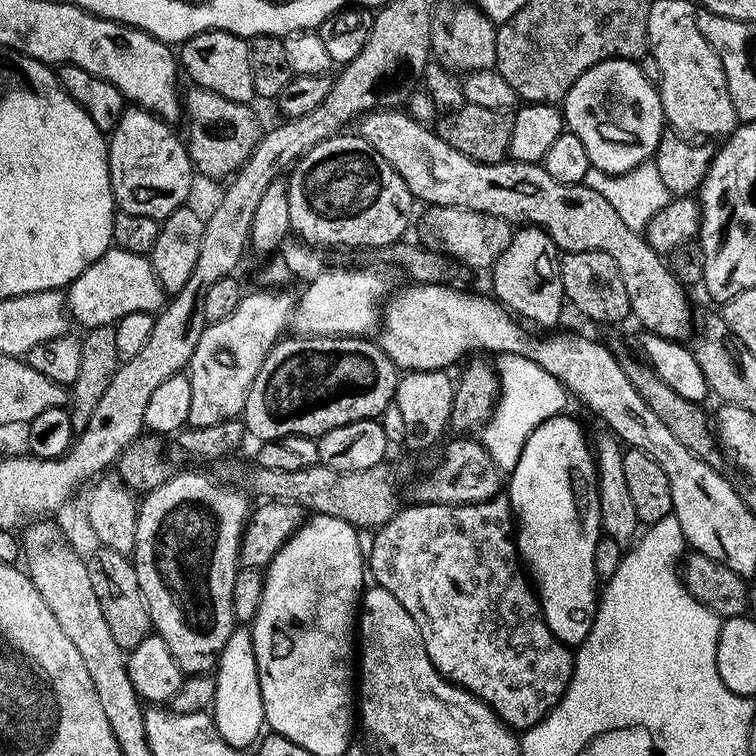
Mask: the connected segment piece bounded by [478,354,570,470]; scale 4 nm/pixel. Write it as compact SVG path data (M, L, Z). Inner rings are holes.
M497 355L494 360L494 367L498 377L498 399L488 423L479 429L478 439L490 454L492 461L496 463L497 468L510 470L518 462L526 438L530 438L532 431L543 420L548 420L551 416L561 415L565 411L564 403L570 400L570 396L558 378L546 374L546 370L542 370L542 366L538 366L533 360L527 360L525 356Z

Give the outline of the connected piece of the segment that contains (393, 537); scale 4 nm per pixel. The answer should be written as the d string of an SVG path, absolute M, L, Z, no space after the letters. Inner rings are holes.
M497 494L492 499L483 500L477 504L412 502L409 508L408 505L401 507L400 511L390 518L390 522L386 522L382 527L375 529L373 536L376 537L372 540L372 549L367 549L366 552L366 564L370 569L371 579L373 576L376 579L373 581L379 587L390 590L390 594L394 594L394 598L398 598L398 602L402 602L402 606L406 606L410 618L414 618L414 622L422 634L426 654L432 665L439 670L440 675L454 684L459 684L470 695L477 696L482 703L489 704L496 712L496 717L513 730L533 728L535 724L544 719L551 712L553 706L564 696L564 691L567 690L568 684L572 681L574 652L569 645L556 640L550 626L546 626L537 593L522 567L520 553L516 551L512 503L509 502L507 495Z

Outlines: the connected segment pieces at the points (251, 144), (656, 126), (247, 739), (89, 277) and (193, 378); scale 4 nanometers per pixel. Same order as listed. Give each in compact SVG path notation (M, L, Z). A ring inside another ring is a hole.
M189 87L188 93L182 96L182 112L188 116L188 136L186 147L192 160L192 167L204 176L231 177L252 156L252 151L260 143L262 127L260 120L247 104L230 102L222 94L214 94L205 88Z
M603 60L596 64L566 94L562 102L567 131L582 138L589 165L607 176L621 176L655 157L666 121L657 85L643 76L639 63Z
M238 626L231 632L226 646L216 660L213 676L215 678L215 698L210 715L224 741L231 747L246 750L253 747L261 737L266 726L262 706L261 683L258 681L257 658L254 654L251 631Z
M113 246L100 255L78 279L67 285L66 303L71 319L75 323L77 320L81 329L87 330L107 324L115 325L126 314L159 313L166 303L166 293L158 282L148 256L130 254L130 250Z
M288 290L249 291L240 299L238 310L222 322L208 324L194 346L186 375L190 382L190 414L187 423L193 428L214 426L239 417L250 394L250 386L262 370L268 352L289 331L296 300Z

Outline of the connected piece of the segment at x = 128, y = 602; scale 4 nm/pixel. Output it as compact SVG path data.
M103 546L97 549L97 552L86 560L90 570L90 586L94 586L94 594L98 594L98 602L102 606L102 614L106 614L106 626L110 626L114 642L118 642L122 649L131 650L153 631L152 619L142 590L138 586L135 563L125 553L115 552Z

